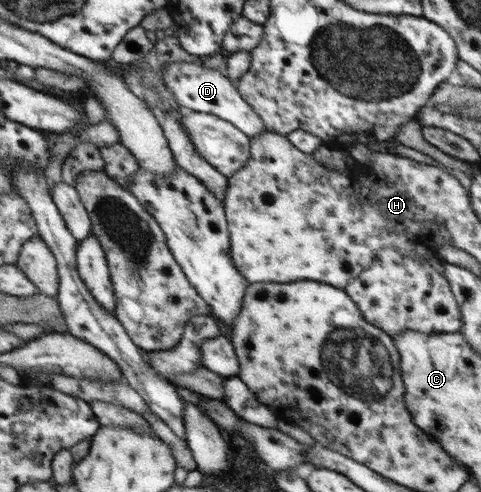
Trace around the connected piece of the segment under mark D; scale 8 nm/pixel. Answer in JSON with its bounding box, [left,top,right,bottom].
[161,63,265,137]

